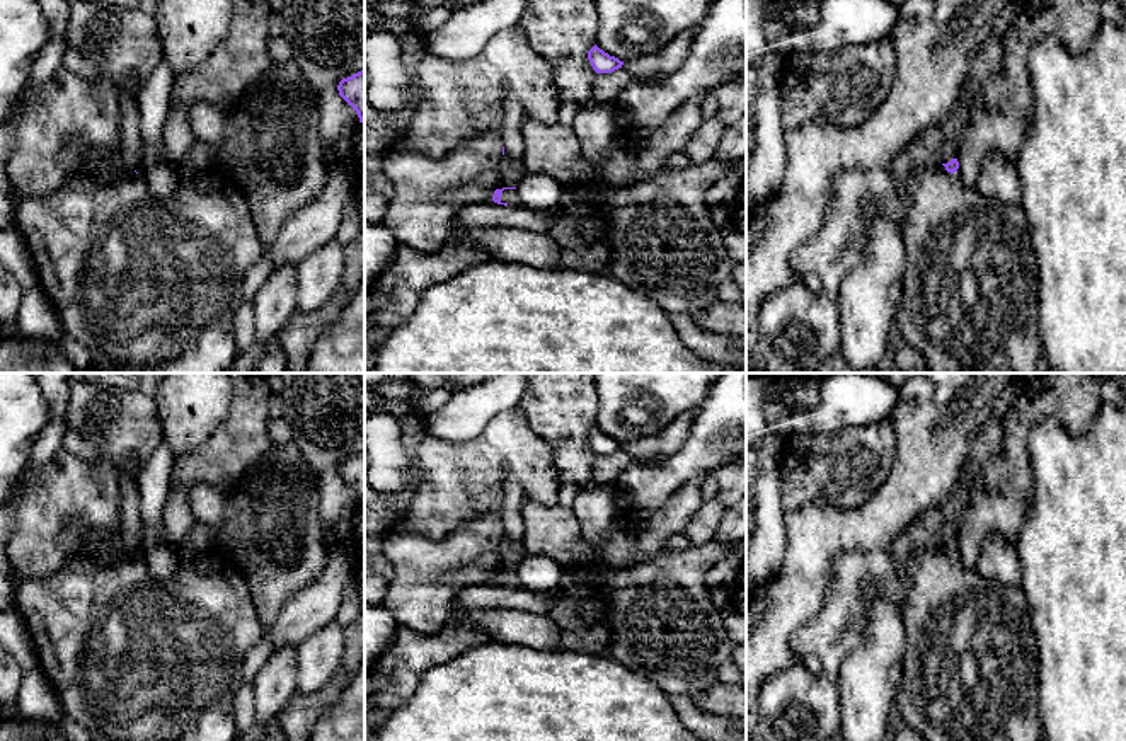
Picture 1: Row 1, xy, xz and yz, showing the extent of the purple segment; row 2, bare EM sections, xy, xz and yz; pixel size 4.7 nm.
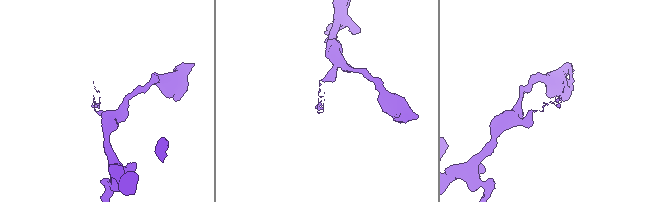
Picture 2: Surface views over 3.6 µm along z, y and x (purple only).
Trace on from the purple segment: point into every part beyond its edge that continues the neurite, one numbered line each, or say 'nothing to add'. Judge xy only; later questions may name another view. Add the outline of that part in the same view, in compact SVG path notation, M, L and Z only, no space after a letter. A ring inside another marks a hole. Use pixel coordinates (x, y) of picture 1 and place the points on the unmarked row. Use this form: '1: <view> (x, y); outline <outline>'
nothing to add

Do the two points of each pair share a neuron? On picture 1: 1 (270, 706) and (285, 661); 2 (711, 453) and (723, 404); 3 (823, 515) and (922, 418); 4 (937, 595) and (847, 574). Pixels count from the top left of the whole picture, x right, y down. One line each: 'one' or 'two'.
1: one
2: one
3: one
4: two

